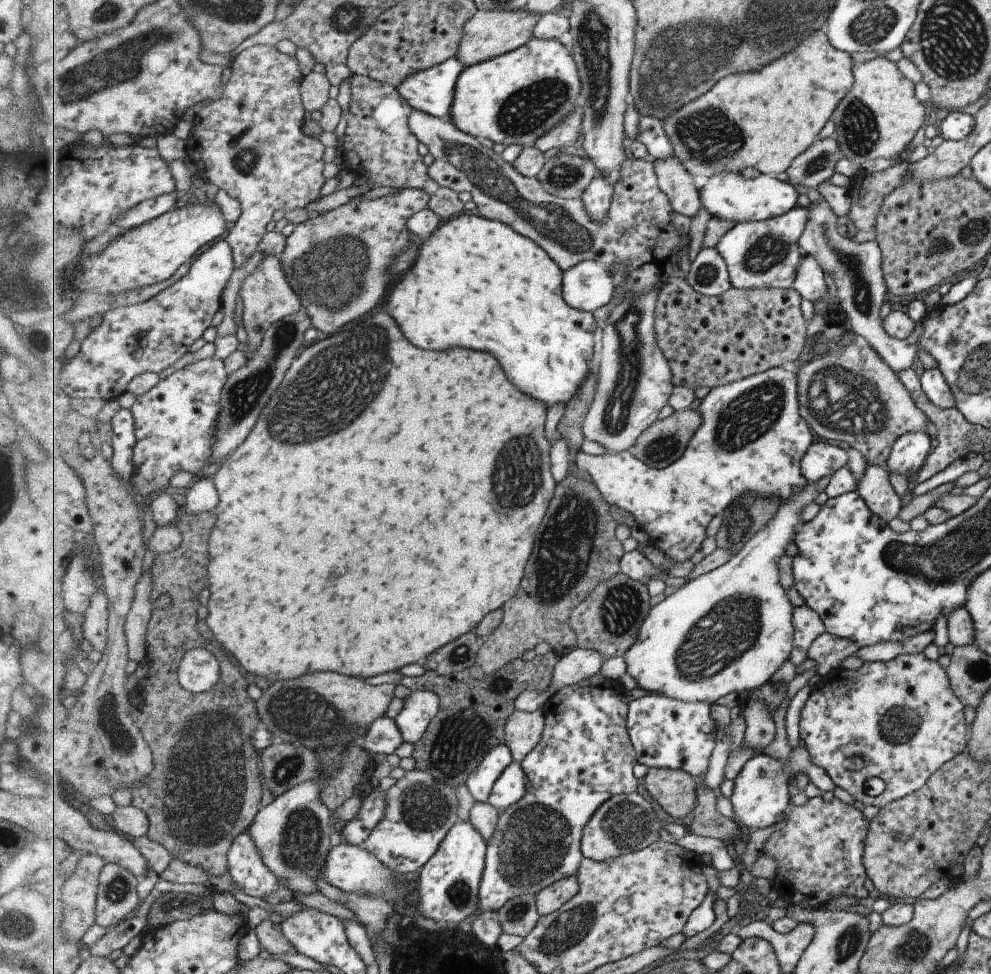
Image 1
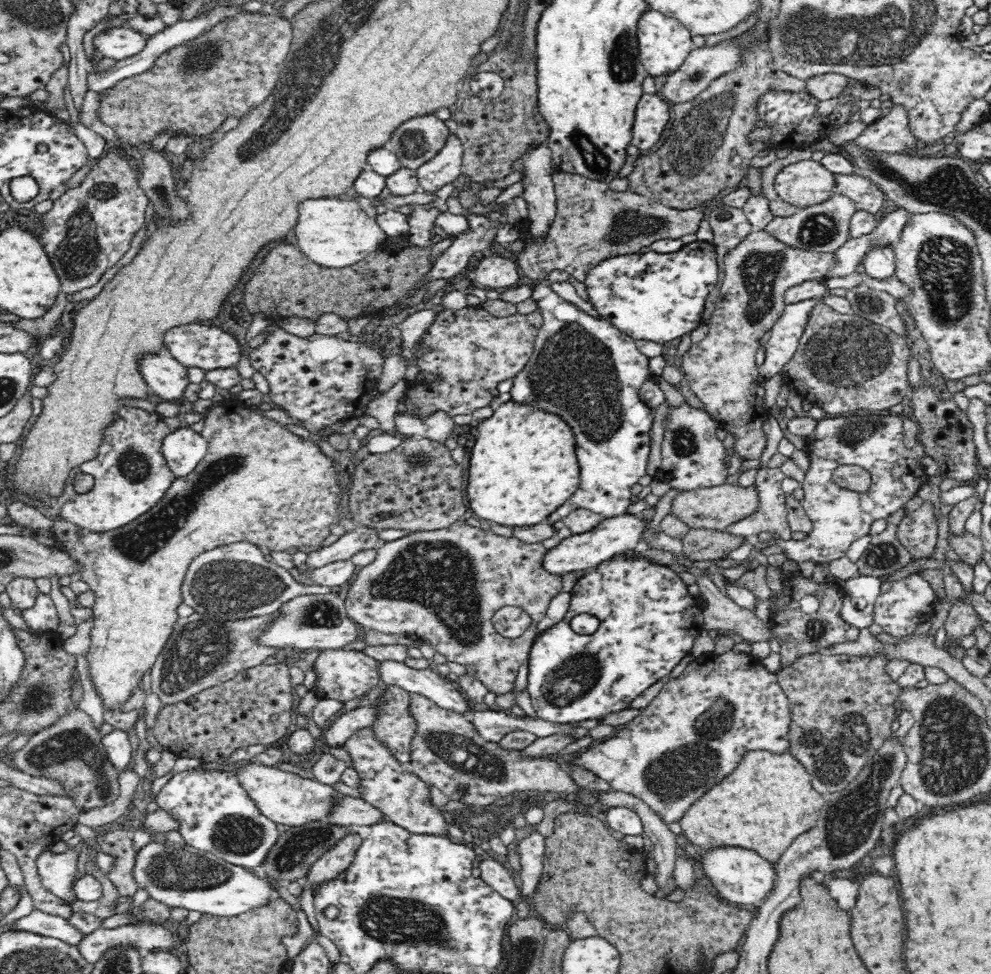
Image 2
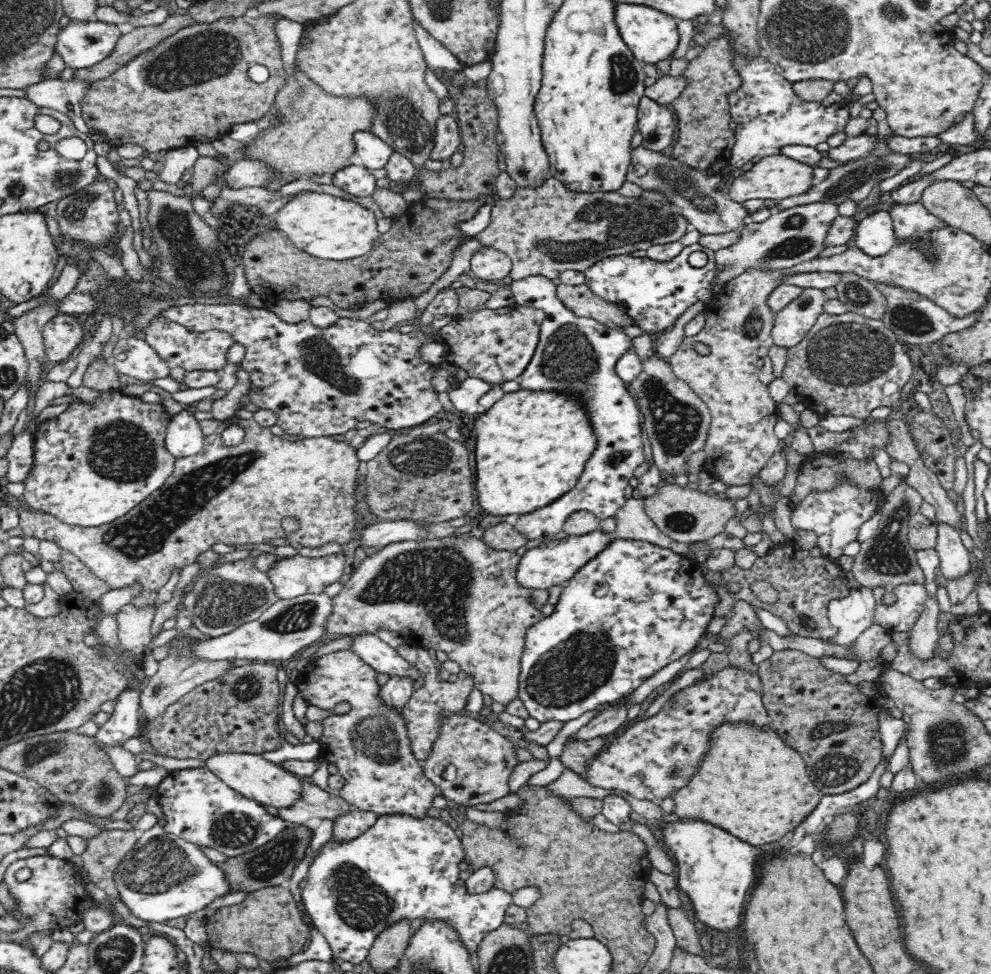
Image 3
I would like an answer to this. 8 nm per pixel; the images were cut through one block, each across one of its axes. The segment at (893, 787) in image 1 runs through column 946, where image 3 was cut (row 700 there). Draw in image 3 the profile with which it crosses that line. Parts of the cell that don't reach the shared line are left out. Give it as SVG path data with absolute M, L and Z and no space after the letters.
M728 665L709 679L703 678L699 683L689 685L675 693L675 703L671 707L665 705L655 716L627 729L591 762L584 780L595 788L622 790L634 799L646 799L658 803L671 794L675 795L679 789L689 784L694 774L697 774L703 755L709 750L710 734L716 726L720 726L722 722L744 720L762 728L771 728L771 718L766 710L762 703L762 683L758 673Z

